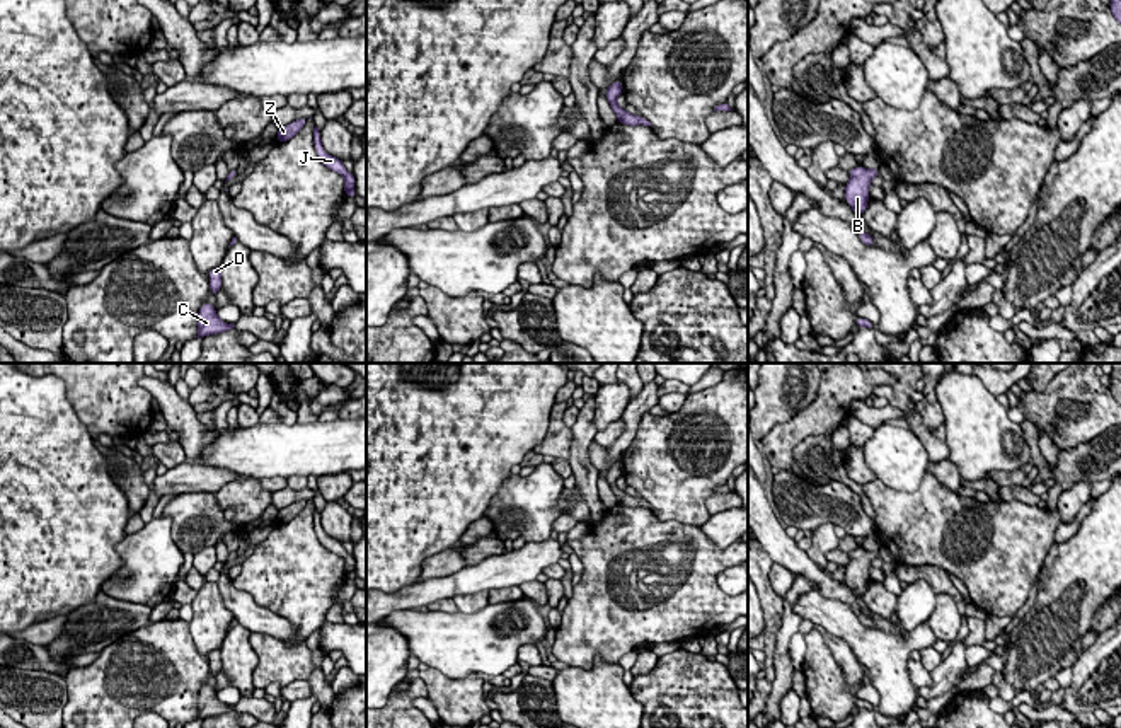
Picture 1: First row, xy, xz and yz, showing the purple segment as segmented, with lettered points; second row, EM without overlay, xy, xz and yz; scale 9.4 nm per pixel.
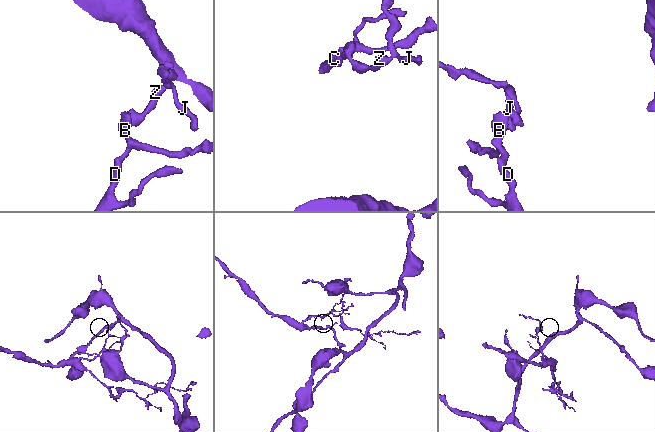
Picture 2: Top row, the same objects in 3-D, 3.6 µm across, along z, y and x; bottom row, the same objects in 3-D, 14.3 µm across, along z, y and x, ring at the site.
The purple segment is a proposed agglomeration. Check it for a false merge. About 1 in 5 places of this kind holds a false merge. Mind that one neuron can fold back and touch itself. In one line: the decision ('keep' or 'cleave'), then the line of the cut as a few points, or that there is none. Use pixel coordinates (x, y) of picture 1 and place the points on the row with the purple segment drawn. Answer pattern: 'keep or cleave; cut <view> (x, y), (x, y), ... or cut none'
keep; cut none

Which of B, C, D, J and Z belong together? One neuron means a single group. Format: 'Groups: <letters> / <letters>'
Groups: B C D J Z

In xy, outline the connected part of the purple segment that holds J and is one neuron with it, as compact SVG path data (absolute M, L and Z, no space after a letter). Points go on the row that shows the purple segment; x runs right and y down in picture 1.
M315 126L313 128L313 145L315 145L315 152L320 159L320 162L329 167L331 170L341 174L344 177L344 191L346 196L356 198L356 191L354 191L354 174L348 172L346 167L342 165L342 162L332 155L329 155L324 147L322 147L322 140L320 140L320 131Z

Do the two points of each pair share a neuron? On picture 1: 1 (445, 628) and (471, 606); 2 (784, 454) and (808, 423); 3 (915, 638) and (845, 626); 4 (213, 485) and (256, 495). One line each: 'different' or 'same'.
1: different
2: same
3: same
4: different

